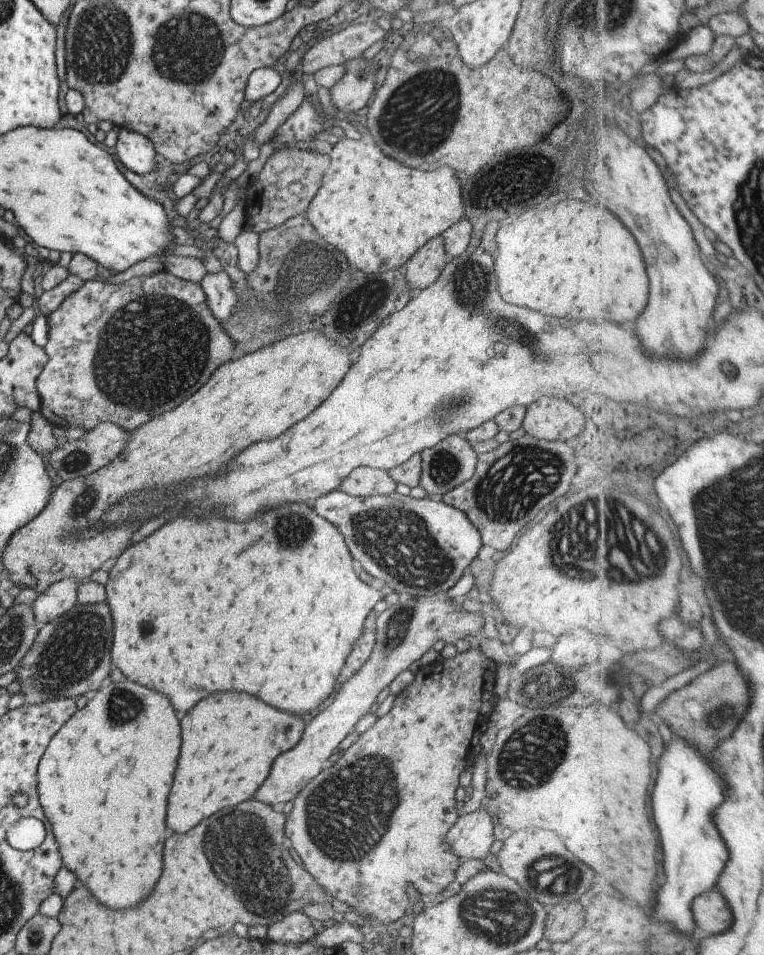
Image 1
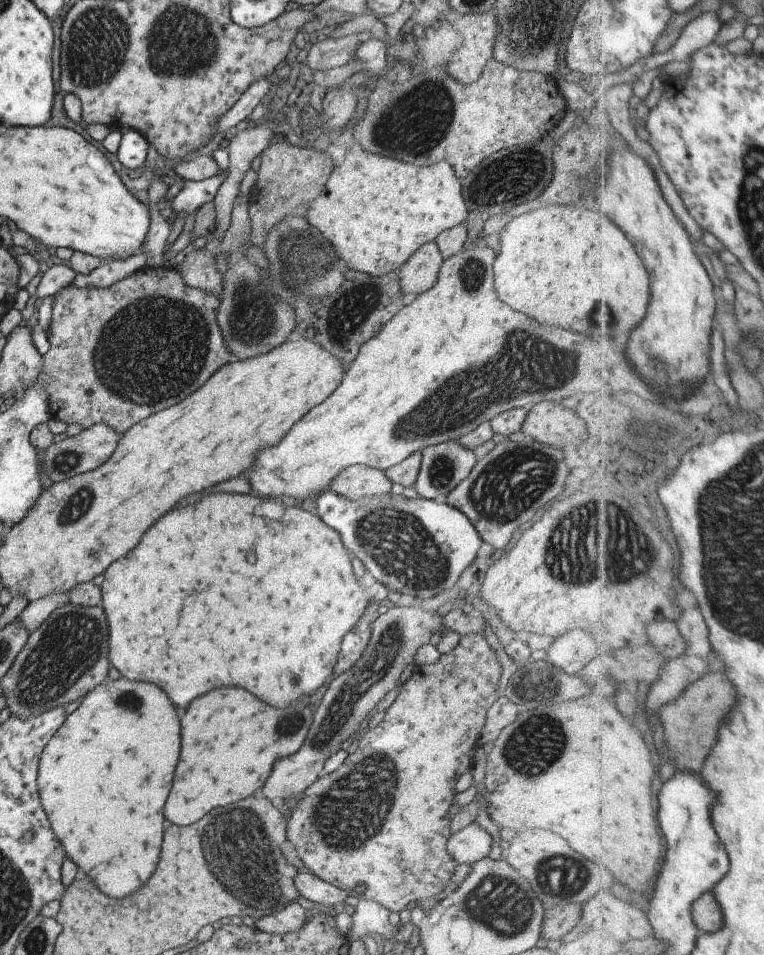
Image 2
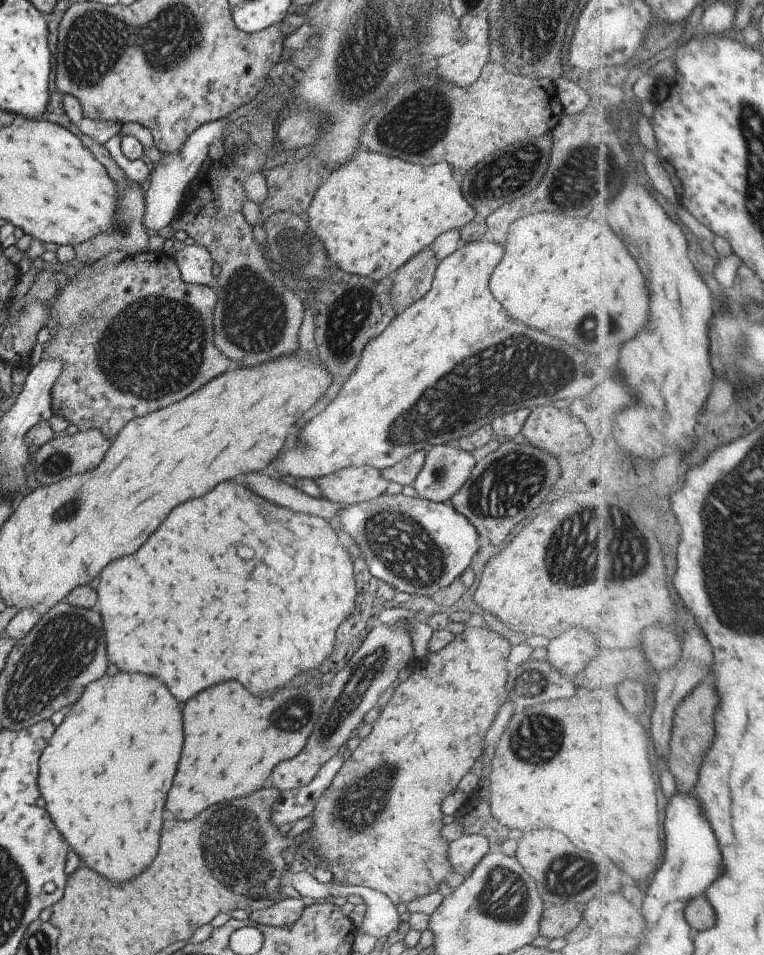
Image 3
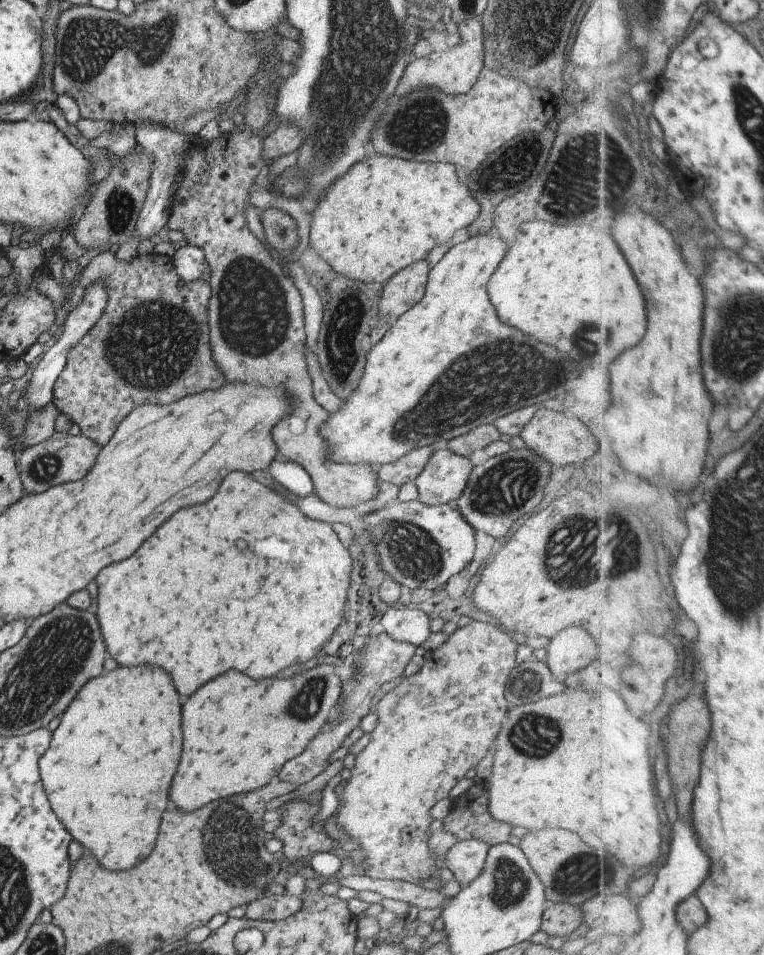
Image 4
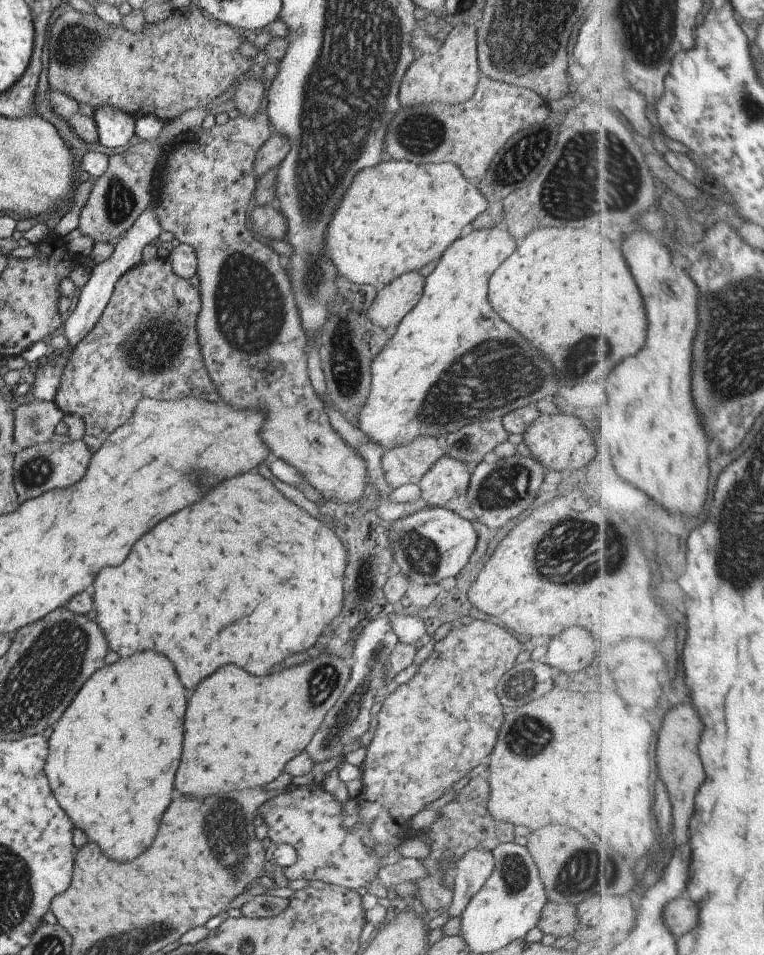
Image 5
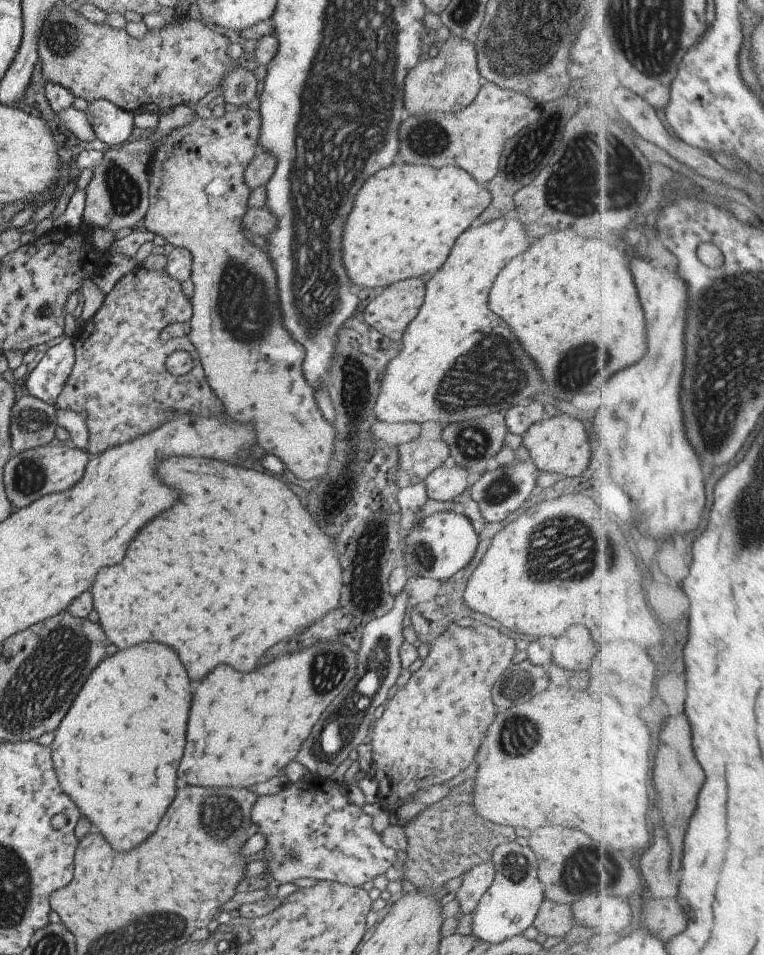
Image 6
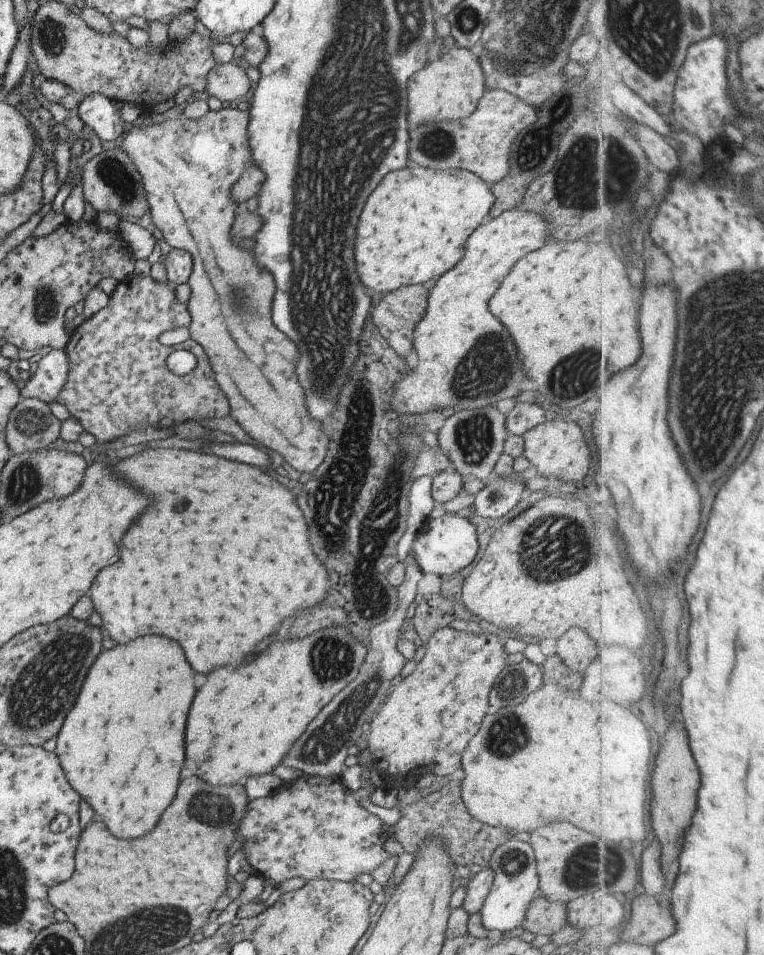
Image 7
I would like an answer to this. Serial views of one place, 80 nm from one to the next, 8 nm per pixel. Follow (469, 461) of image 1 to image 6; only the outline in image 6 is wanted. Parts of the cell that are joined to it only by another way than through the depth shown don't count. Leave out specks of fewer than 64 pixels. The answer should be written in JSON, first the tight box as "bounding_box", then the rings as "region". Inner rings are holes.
{"bounding_box":[423,461,466,502],"region":[[[451,461],[437,467],[423,480],[427,498],[437,502],[452,500],[466,489],[465,477],[465,469]]]}

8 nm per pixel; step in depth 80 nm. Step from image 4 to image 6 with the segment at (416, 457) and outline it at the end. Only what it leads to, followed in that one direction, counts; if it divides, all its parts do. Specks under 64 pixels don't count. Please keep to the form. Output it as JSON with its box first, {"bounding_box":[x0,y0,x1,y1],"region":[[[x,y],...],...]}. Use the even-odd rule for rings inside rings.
{"bounding_box":[397,436,450,488],"region":[[[419,436],[414,442],[397,446],[398,488],[423,481],[432,470],[450,461],[448,446],[441,439],[428,440]]]}

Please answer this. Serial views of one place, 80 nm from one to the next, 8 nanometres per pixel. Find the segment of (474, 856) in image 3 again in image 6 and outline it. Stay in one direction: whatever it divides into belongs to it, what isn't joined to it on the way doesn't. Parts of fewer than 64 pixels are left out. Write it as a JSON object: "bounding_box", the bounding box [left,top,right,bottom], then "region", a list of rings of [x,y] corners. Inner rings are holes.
{"bounding_box":[454,860,495,914],"region":[[[491,860],[473,865],[471,869],[463,874],[463,882],[454,898],[459,903],[459,913],[467,914],[475,910],[479,898],[489,888],[495,872],[494,864]]]}

